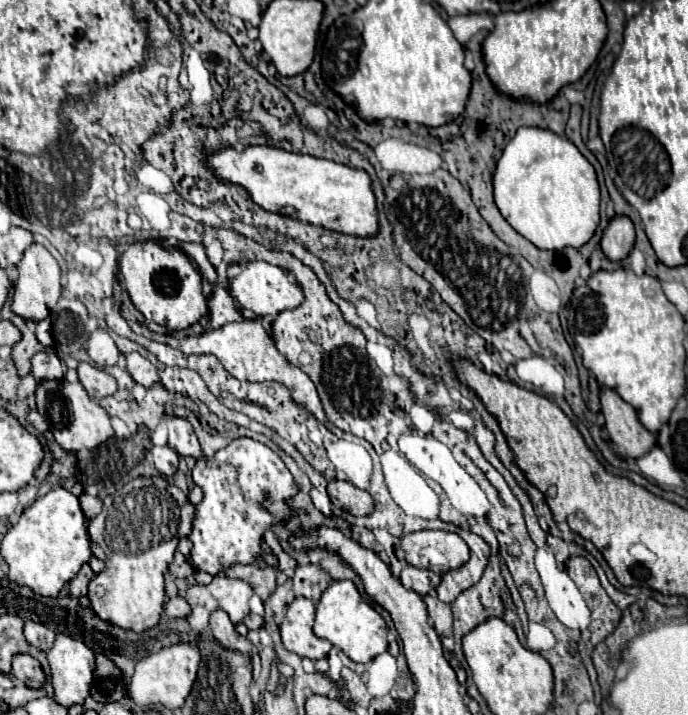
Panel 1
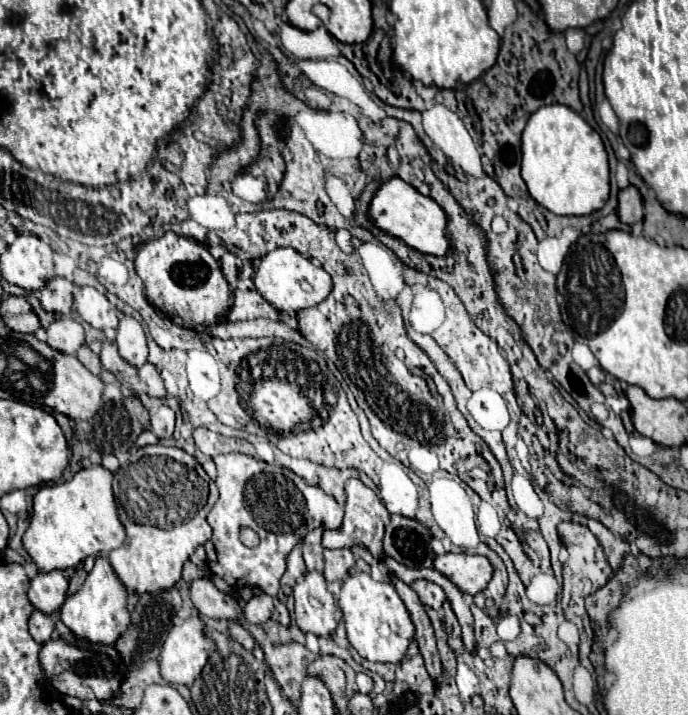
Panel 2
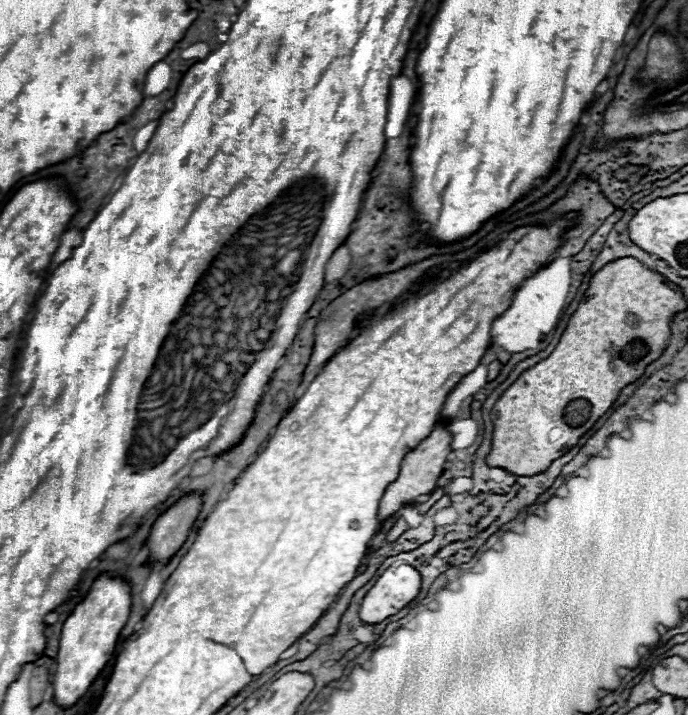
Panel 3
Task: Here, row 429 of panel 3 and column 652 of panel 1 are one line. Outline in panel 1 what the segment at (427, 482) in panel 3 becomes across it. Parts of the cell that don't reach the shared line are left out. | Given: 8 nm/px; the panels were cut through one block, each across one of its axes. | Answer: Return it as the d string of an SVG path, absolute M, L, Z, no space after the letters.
M602 390L600 406L604 414L604 430L608 432L608 440L616 456L624 460L640 458L656 444L656 436L638 422L636 410L614 390Z

